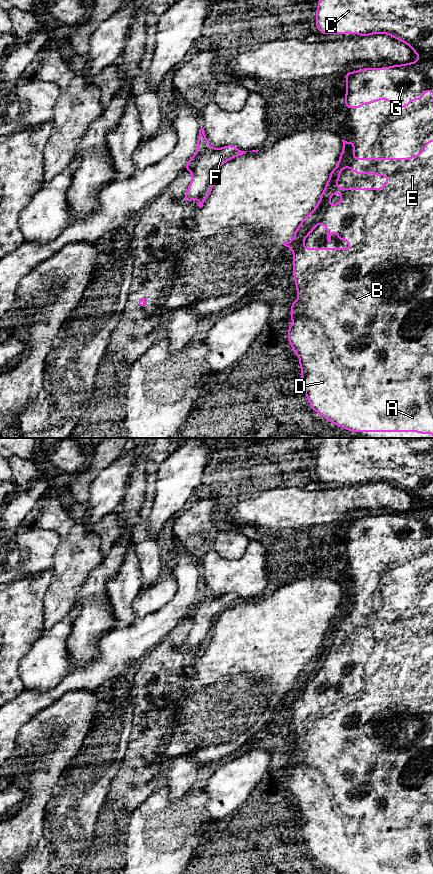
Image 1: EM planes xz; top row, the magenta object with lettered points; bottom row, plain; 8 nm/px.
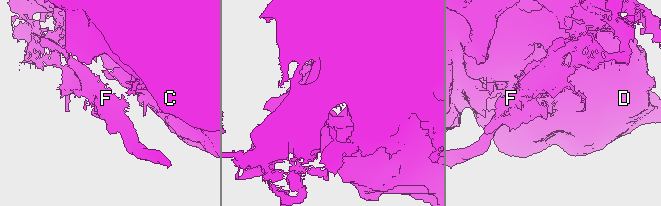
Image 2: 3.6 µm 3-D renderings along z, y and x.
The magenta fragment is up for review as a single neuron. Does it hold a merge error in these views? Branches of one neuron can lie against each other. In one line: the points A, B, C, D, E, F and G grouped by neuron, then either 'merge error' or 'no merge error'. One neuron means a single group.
groups A B C D E G / F; merge error

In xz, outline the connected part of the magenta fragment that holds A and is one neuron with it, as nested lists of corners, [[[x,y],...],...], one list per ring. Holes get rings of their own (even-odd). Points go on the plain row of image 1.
[[[428,588],[423,599],[410,606],[355,606],[355,590],[342,589],[338,612],[330,620],[316,655],[303,666],[293,687],[283,691],[294,703],[293,725],[298,742],[298,747],[291,751],[292,772],[287,777],[287,787],[299,806],[305,844],[313,859],[337,874],[433,874],[433,588]],[[347,615],[355,622],[386,624],[387,631],[381,636],[338,636],[341,618]],[[334,641],[340,642],[342,647],[329,655]],[[319,671],[327,677],[328,691],[331,681],[337,680],[336,687],[346,688],[351,695],[305,696],[305,687]]]

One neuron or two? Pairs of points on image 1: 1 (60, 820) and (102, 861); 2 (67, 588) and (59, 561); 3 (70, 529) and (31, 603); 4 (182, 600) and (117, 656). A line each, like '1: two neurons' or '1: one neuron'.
1: two neurons
2: one neuron
3: two neurons
4: one neuron

